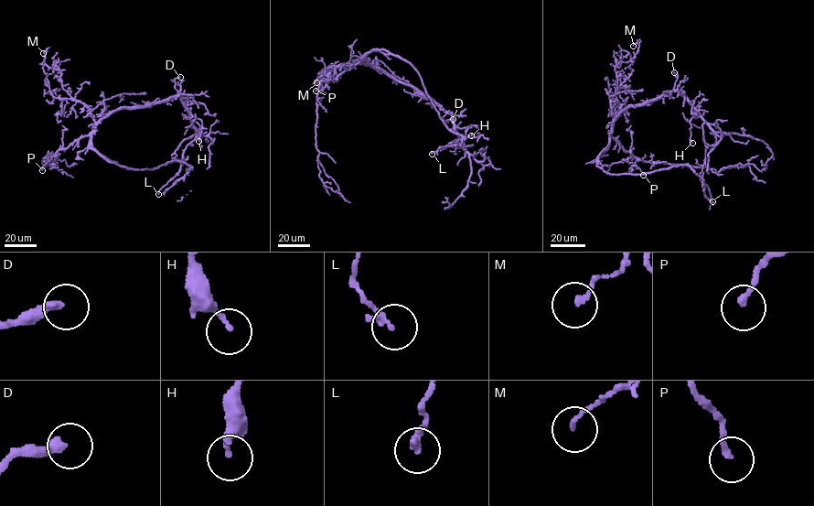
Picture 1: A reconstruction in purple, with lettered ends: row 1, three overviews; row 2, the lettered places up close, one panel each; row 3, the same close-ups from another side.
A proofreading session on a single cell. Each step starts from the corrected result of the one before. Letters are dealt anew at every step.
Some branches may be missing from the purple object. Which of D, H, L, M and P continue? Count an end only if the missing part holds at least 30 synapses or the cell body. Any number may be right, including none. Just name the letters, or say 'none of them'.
none of them

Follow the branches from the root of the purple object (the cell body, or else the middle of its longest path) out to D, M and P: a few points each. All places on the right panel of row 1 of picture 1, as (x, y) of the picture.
D: (614, 121), (626, 107), (644, 104), (672, 91), (678, 77), (674, 72)
M: (614, 121), (610, 102), (617, 88), (615, 67), (634, 58), (638, 43), (633, 46)
P: (614, 121), (610, 135), (639, 159), (633, 165), (643, 175)

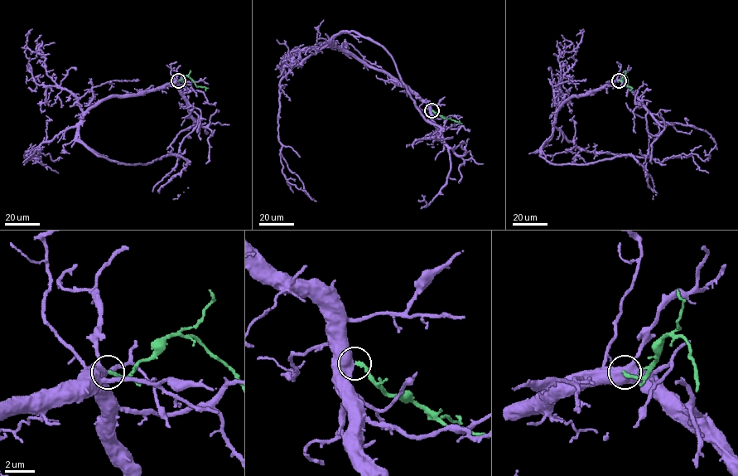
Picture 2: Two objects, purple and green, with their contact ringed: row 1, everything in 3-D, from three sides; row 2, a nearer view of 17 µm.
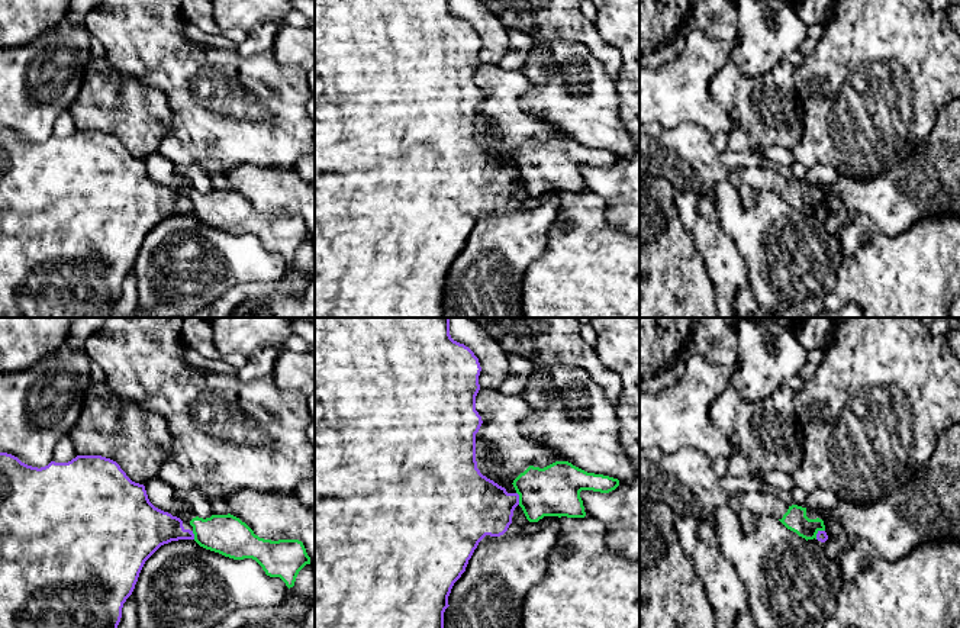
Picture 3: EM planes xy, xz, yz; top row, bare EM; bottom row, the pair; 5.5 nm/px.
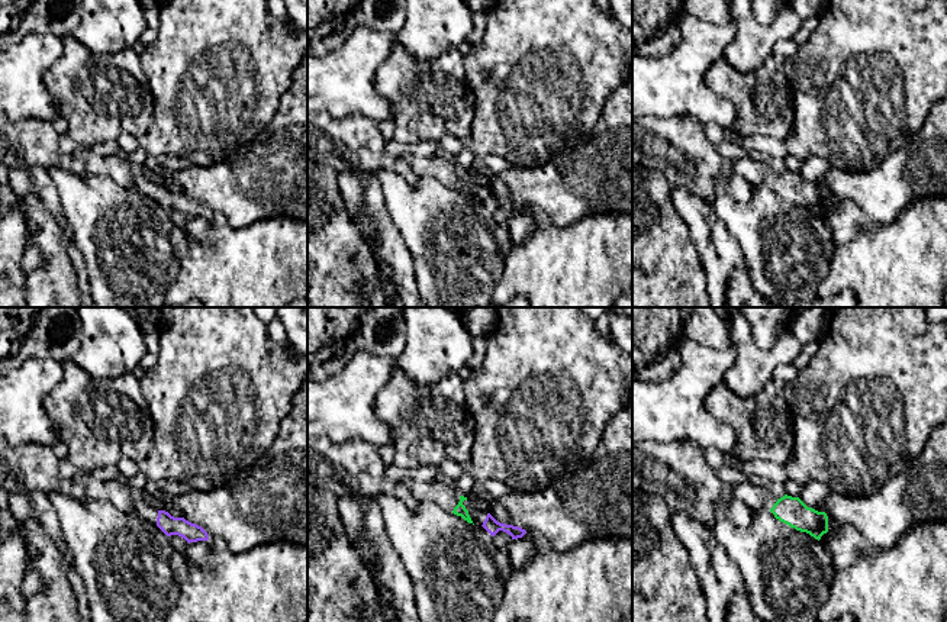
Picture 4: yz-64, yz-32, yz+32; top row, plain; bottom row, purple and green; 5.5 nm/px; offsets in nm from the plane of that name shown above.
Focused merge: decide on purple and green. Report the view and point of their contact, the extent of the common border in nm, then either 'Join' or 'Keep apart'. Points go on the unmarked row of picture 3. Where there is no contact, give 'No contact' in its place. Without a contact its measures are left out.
Touches purple at xz (518, 173). Shared border 70 nm. Keep apart

